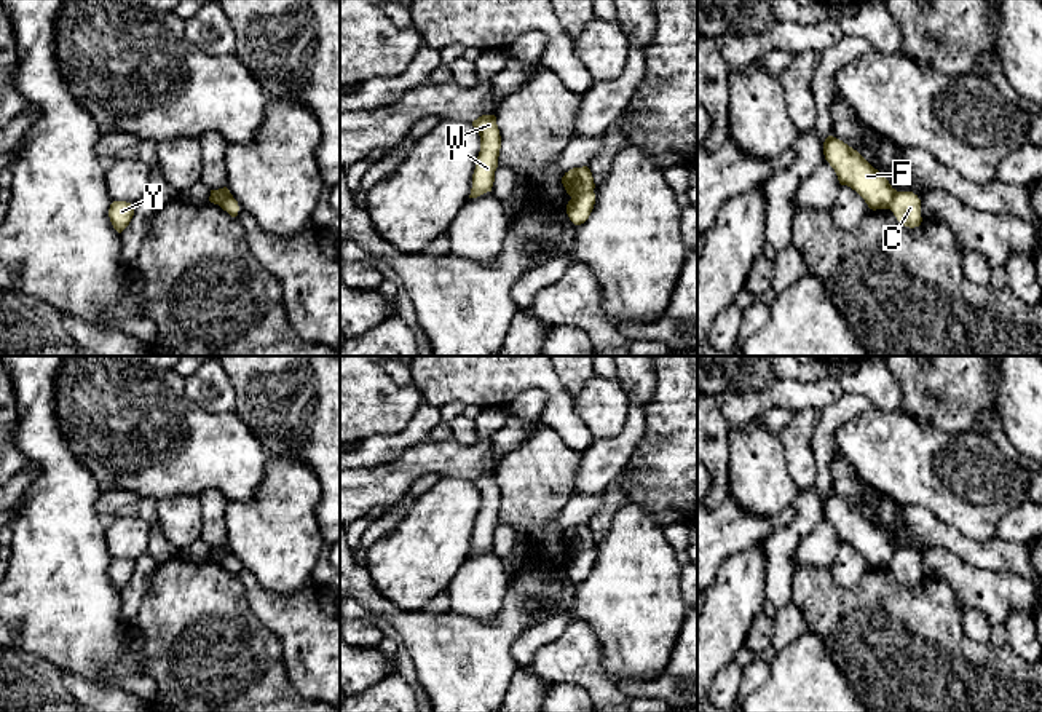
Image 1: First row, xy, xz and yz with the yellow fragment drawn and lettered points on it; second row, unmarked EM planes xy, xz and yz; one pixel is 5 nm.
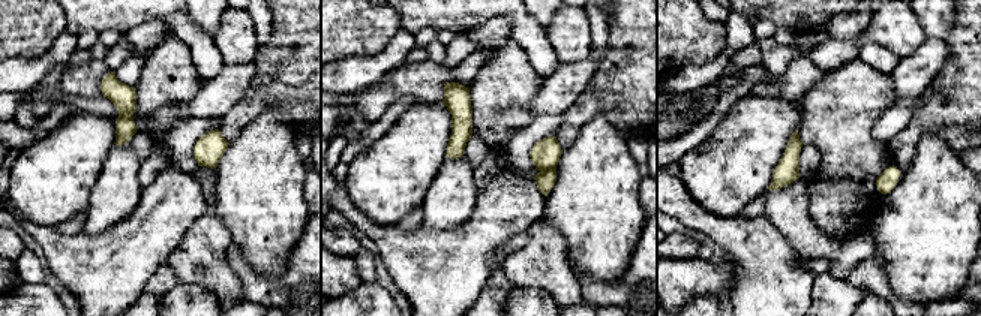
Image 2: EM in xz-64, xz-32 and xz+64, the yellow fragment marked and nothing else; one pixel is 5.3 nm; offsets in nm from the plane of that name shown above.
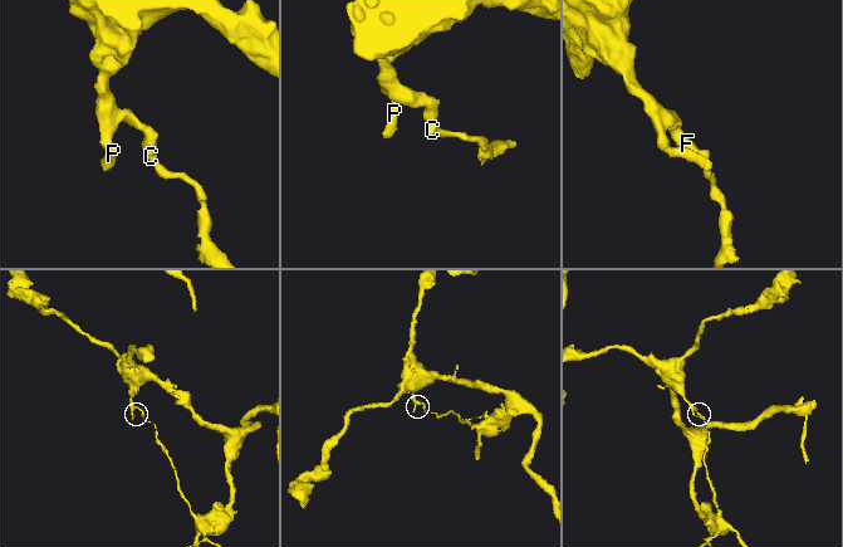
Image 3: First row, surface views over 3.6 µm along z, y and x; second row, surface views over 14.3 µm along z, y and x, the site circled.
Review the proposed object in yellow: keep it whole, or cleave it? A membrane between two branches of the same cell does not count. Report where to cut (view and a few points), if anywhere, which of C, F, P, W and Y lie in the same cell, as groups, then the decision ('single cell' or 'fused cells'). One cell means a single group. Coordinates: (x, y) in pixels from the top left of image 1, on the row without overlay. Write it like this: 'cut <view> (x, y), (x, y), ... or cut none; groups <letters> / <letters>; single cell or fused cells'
cut xz (592, 548), (572, 556); groups C / F P W Y; fused cells

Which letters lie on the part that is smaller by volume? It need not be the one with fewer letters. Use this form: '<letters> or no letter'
C

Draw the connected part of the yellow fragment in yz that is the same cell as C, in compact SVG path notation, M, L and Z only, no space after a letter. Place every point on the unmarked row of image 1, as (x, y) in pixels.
M897 549L892 557L890 568L905 584L914 586L922 579L921 557L913 549Z

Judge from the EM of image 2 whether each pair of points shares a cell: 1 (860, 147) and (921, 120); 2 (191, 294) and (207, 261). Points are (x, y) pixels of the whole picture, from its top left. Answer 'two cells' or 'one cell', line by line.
1: two cells
2: two cells

